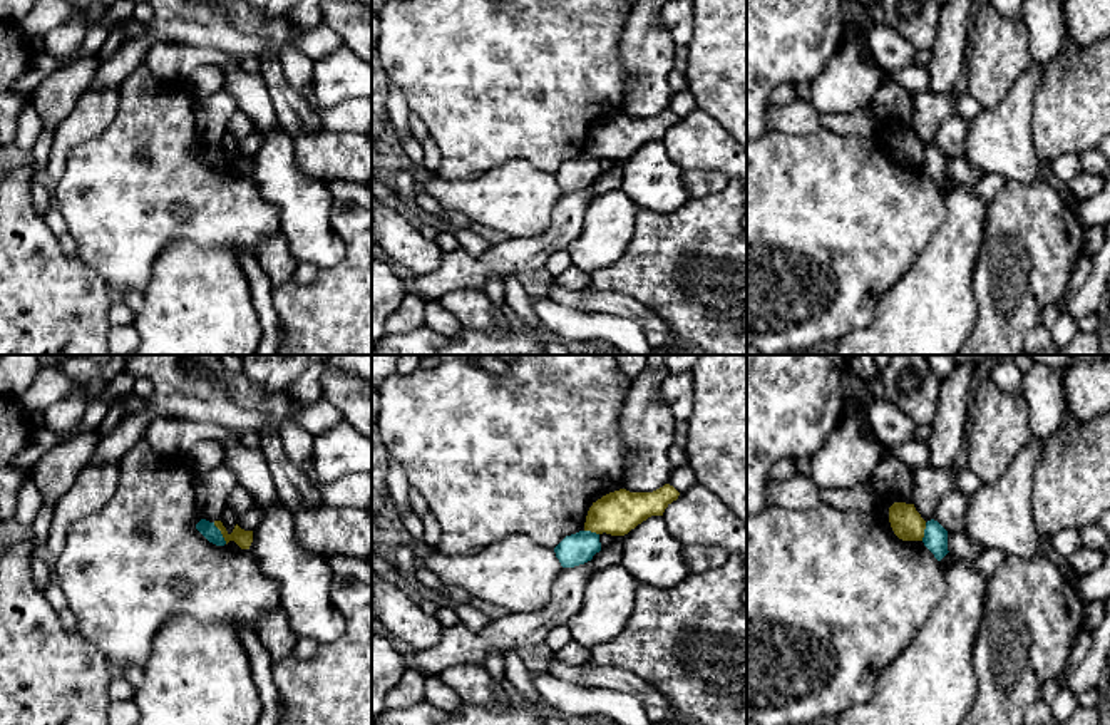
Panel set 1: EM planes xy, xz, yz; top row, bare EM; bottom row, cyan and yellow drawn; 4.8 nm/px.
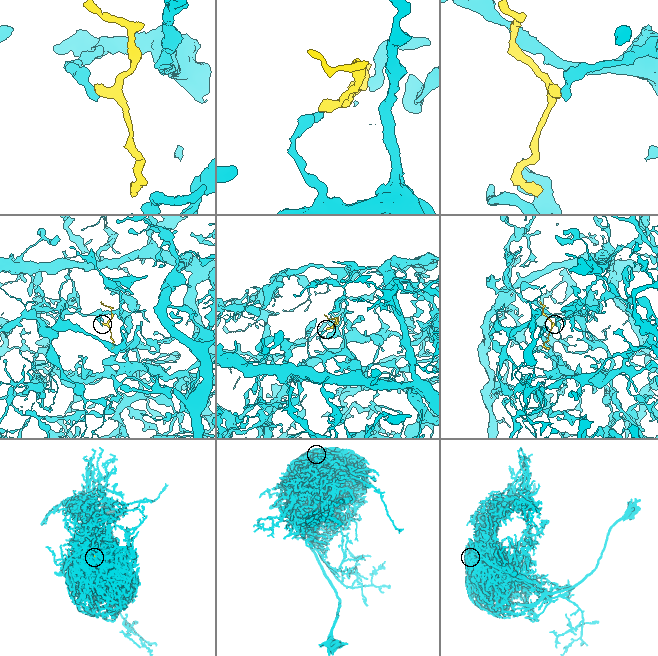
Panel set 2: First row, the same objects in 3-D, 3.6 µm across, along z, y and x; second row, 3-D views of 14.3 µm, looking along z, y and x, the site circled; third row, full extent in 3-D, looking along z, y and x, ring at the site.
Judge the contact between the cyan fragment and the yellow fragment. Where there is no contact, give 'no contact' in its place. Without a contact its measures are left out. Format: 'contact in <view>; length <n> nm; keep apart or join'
contact in xy; length 120 nm; keep apart

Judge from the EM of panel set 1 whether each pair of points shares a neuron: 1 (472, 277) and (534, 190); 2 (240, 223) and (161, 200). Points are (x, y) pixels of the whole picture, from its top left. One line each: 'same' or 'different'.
1: different
2: same

